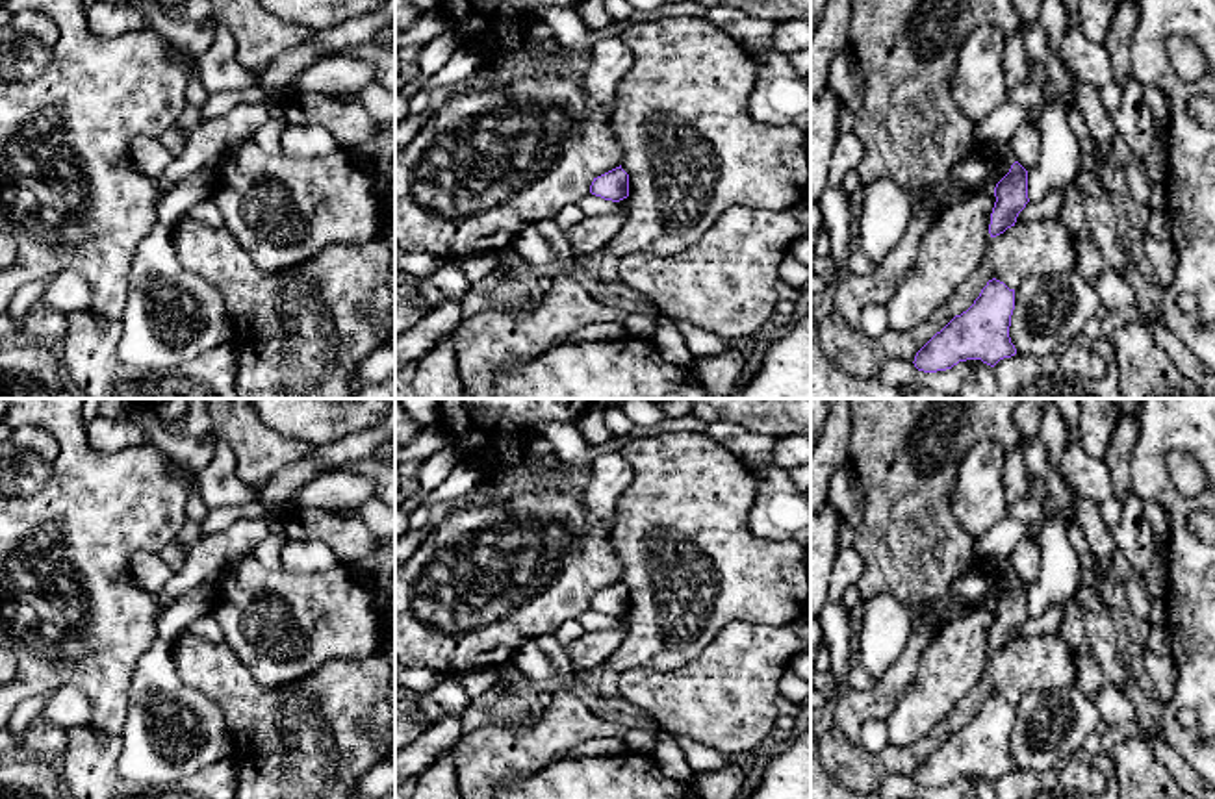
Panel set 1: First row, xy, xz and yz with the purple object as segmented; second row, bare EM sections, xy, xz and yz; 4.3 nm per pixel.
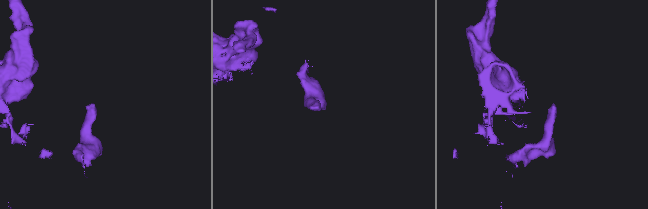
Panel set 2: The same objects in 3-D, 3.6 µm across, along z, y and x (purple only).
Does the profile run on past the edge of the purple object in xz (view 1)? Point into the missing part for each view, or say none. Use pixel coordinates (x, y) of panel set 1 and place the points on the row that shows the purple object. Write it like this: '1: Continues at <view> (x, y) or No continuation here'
1: No continuation here

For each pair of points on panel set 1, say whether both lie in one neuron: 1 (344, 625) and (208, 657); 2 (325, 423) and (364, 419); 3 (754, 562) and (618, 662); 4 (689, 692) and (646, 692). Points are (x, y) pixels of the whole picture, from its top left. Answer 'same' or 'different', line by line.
1: different
2: same
3: same
4: same

